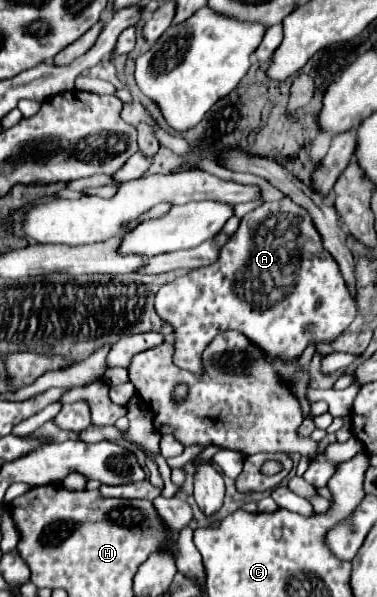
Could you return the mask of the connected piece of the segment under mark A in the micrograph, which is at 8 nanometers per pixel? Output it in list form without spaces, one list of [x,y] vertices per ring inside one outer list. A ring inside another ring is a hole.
[[[284,198],[280,202],[264,202],[254,212],[246,214],[238,232],[230,238],[226,248],[222,248],[218,262],[196,268],[162,286],[156,294],[156,312],[174,326],[174,364],[198,372],[198,368],[202,368],[204,348],[216,334],[226,330],[238,330],[248,336],[266,352],[268,360],[294,362],[308,342],[324,344],[336,340],[356,318],[356,302],[346,288],[336,260],[322,248],[322,240],[318,240],[308,212],[298,208],[290,198]]]

